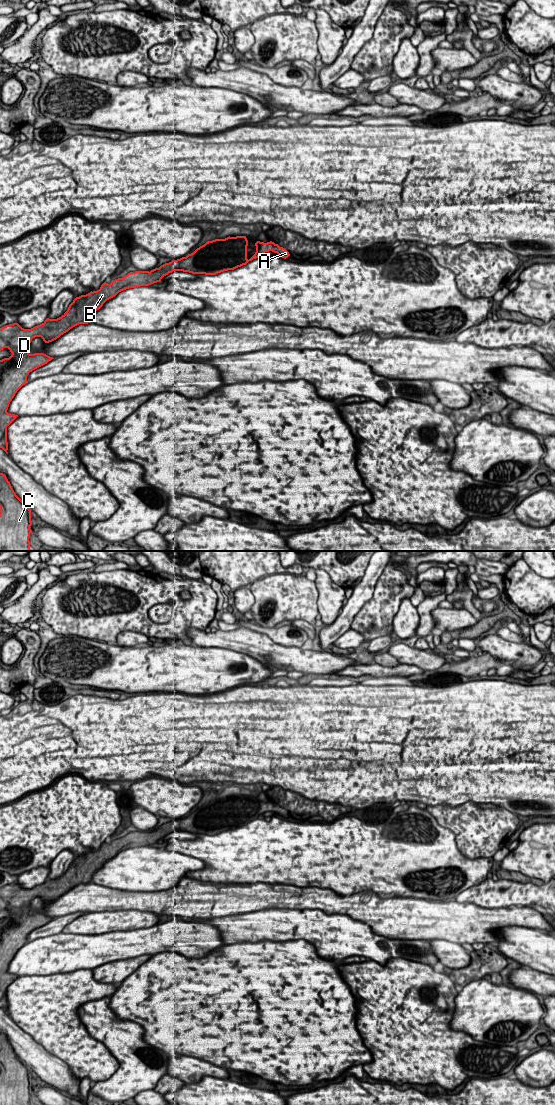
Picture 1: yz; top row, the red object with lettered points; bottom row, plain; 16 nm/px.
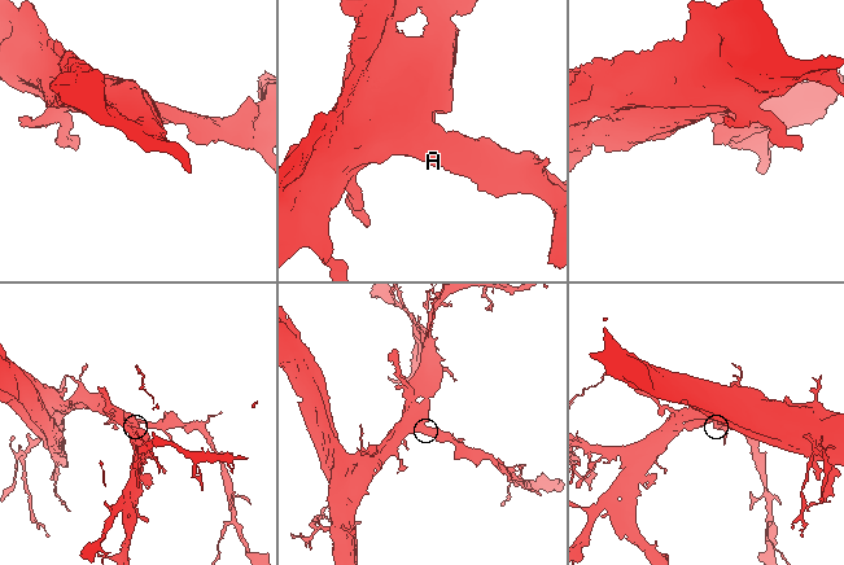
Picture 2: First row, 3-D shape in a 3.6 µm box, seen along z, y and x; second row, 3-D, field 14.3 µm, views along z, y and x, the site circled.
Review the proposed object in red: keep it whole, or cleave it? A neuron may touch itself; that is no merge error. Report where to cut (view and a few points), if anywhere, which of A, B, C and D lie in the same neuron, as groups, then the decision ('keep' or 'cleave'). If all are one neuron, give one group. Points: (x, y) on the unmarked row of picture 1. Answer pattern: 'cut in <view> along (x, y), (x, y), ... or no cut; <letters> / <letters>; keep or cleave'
no cut; A B C D; keep

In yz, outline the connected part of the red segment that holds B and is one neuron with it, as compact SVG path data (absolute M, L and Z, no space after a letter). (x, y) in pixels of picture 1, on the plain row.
M229 796L225 799L215 799L208 801L204 805L197 808L193 813L188 814L186 817L172 820L171 822L165 823L159 828L155 828L150 832L135 831L128 833L122 838L112 840L110 844L105 841L99 850L93 852L91 851L86 855L76 857L69 865L67 871L57 879L47 878L42 884L31 889L24 889L18 883L9 884L0 888L0 911L4 908L8 908L12 913L9 918L0 920L0 1008L7 1013L7 987L18 977L18 975L7 972L10 962L14 958L17 951L23 945L28 943L27 936L30 932L54 919L53 917L50 917L44 913L30 914L29 906L33 898L41 897L45 903L52 902L79 884L91 883L93 874L99 870L107 860L115 857L119 852L129 848L149 846L151 844L160 842L164 836L172 833L173 831L183 831L192 834L216 835L218 833L234 830L238 827L246 825L249 821L258 818L265 812L272 811L284 819L290 816L289 812L285 808L280 807L278 804L275 804L272 801L267 803L257 801L255 803L256 812L248 820L247 806L248 800L246 796Z

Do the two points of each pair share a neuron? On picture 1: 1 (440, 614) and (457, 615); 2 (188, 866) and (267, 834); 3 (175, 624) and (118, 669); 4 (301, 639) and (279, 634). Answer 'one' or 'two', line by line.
1: one
2: two
3: two
4: one

